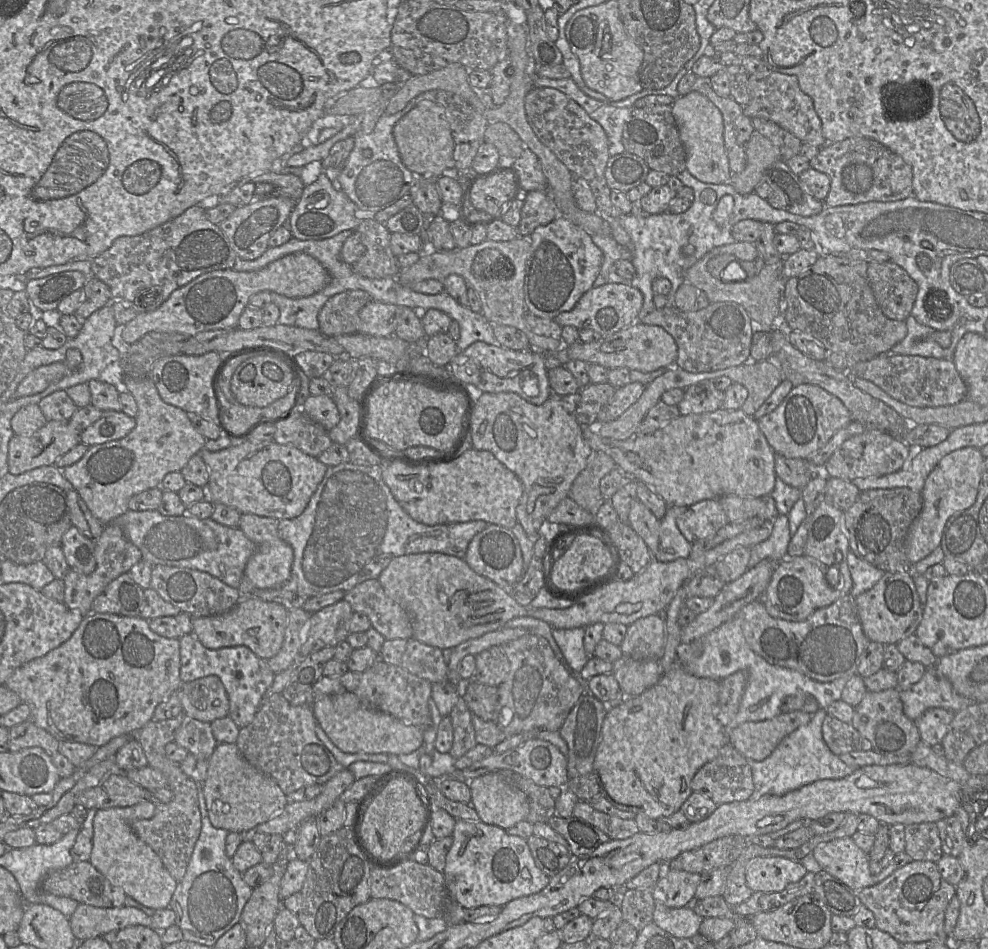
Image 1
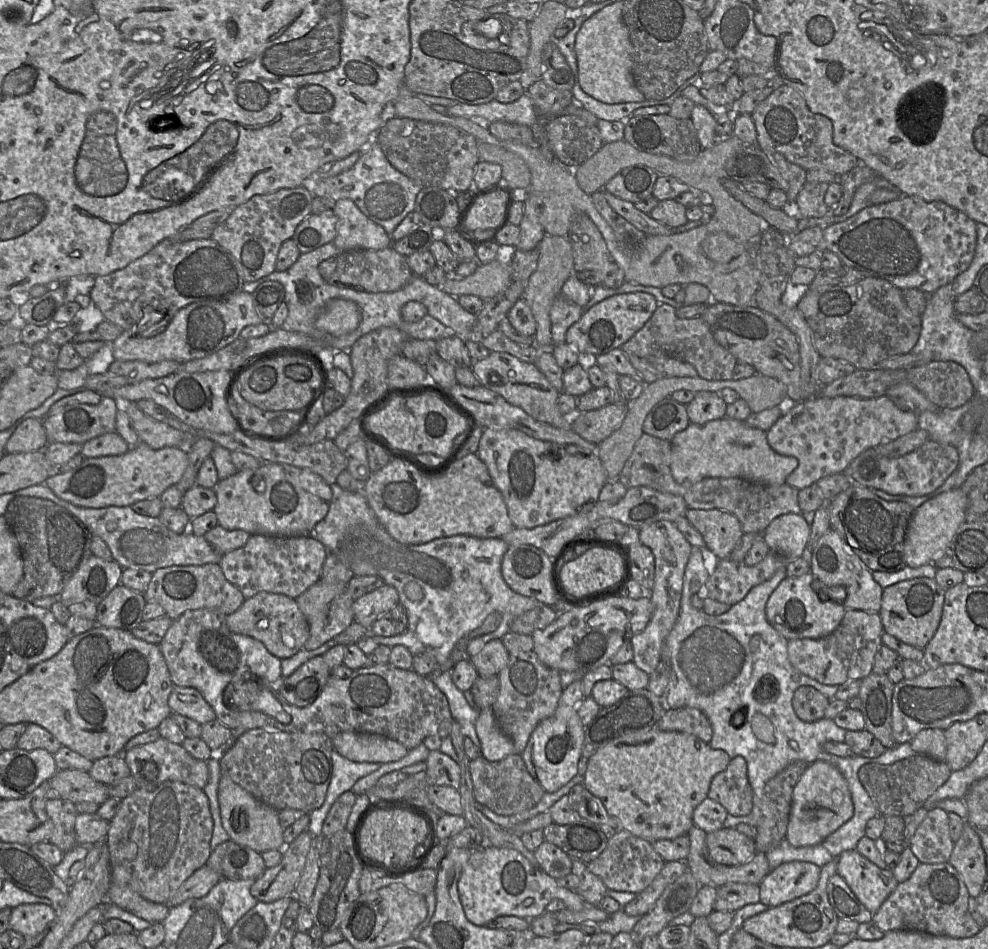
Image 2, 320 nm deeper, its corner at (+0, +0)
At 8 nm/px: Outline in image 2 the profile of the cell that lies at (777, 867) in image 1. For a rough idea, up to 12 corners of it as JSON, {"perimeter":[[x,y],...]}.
{"perimeter":[[783,863],[758,884],[770,908],[808,894],[820,867]]}

